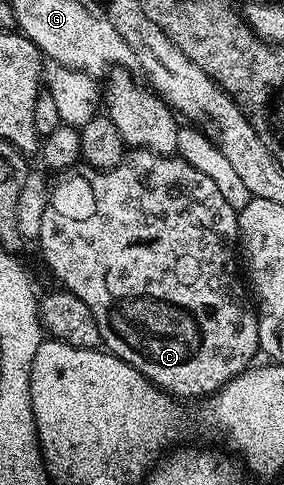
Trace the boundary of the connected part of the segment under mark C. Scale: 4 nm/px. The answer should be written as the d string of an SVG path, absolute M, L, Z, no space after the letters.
M131 148L125 154L125 157L118 165L105 171L99 171L91 167L75 167L67 169L61 174L62 177L57 182L53 182L50 191L50 206L44 211L44 220L40 227L40 235L36 239L37 244L42 244L42 257L46 260L48 268L54 272L54 277L58 280L57 284L66 292L76 295L76 299L84 299L84 304L88 306L88 311L92 311L92 316L96 318L96 327L100 327L100 335L102 336L102 345L115 357L124 359L124 363L128 363L132 367L136 367L136 371L140 371L146 377L147 381L157 385L158 388L165 390L176 399L182 397L202 397L207 398L209 395L216 393L222 386L232 380L237 373L242 373L245 369L251 368L254 356L259 356L258 347L258 314L255 306L252 304L251 298L248 296L247 286L244 284L243 274L240 272L240 242L238 240L238 215L232 206L228 203L228 199L224 199L224 195L220 195L220 187L216 187L216 183L212 183L212 179L208 175L204 175L204 171L200 171L196 167L192 167L192 163L188 163L181 155L166 156L164 154L154 153L148 149Z

